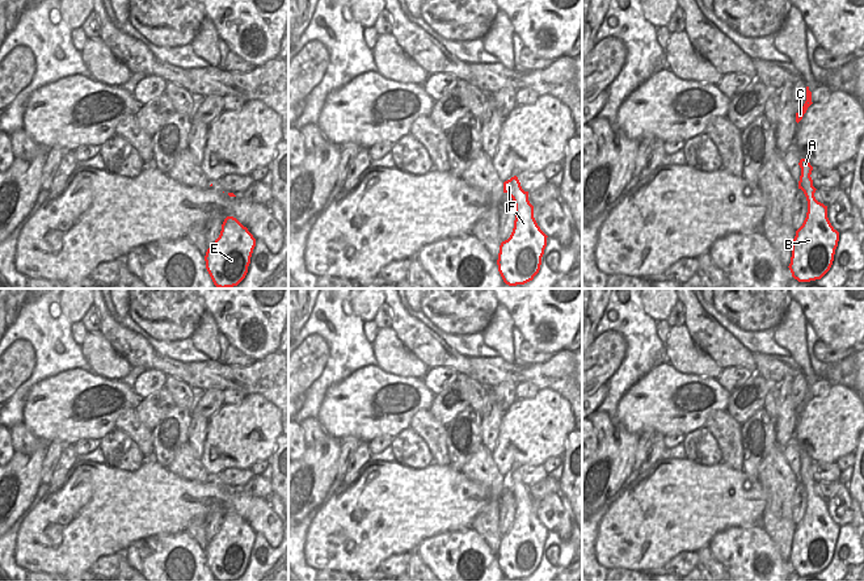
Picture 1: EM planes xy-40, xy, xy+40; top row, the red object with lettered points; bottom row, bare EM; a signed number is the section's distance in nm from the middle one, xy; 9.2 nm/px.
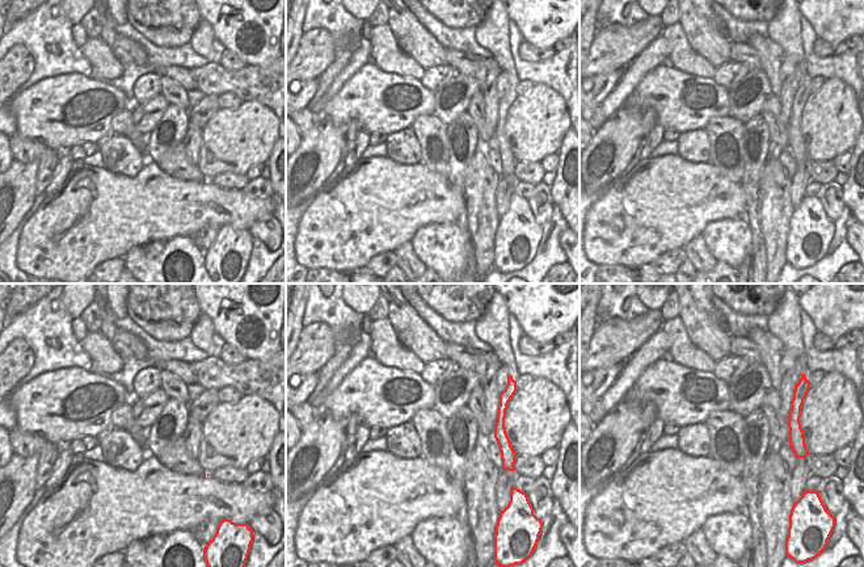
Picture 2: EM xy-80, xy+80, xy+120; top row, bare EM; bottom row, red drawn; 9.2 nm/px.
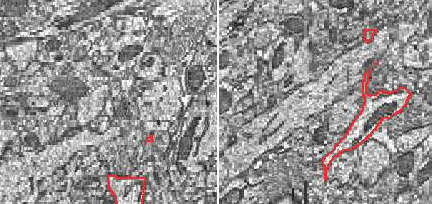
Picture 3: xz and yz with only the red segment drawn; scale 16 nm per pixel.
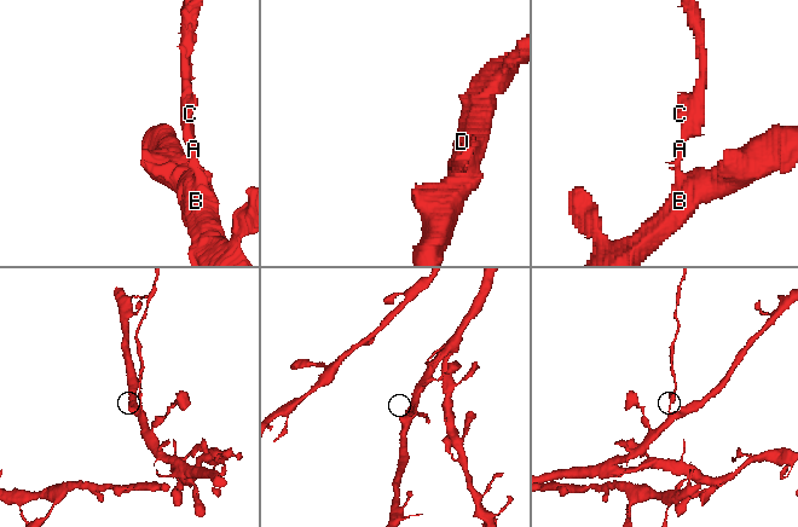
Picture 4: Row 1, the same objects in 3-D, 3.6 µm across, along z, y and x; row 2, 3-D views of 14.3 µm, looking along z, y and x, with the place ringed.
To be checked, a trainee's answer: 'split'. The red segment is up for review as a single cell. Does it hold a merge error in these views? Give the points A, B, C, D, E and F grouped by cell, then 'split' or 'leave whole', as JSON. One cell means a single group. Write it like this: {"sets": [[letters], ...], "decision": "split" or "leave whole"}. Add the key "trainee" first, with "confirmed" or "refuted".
{"trainee": "confirmed", "sets": [["A", "C"], ["B", "D", "E", "F"]], "decision": "split"}

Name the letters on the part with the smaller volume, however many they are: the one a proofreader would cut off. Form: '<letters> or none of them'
A, C

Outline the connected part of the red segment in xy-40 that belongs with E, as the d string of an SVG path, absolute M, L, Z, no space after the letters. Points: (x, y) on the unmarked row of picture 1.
M227 510L215 536L207 543L206 563L216 581L237 580L246 569L250 551L256 540L256 532L236 511Z

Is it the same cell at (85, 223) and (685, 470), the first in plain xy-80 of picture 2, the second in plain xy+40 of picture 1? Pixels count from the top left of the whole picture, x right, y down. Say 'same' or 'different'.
same

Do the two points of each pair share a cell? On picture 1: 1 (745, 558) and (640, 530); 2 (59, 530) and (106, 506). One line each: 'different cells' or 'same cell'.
1: different cells
2: same cell

